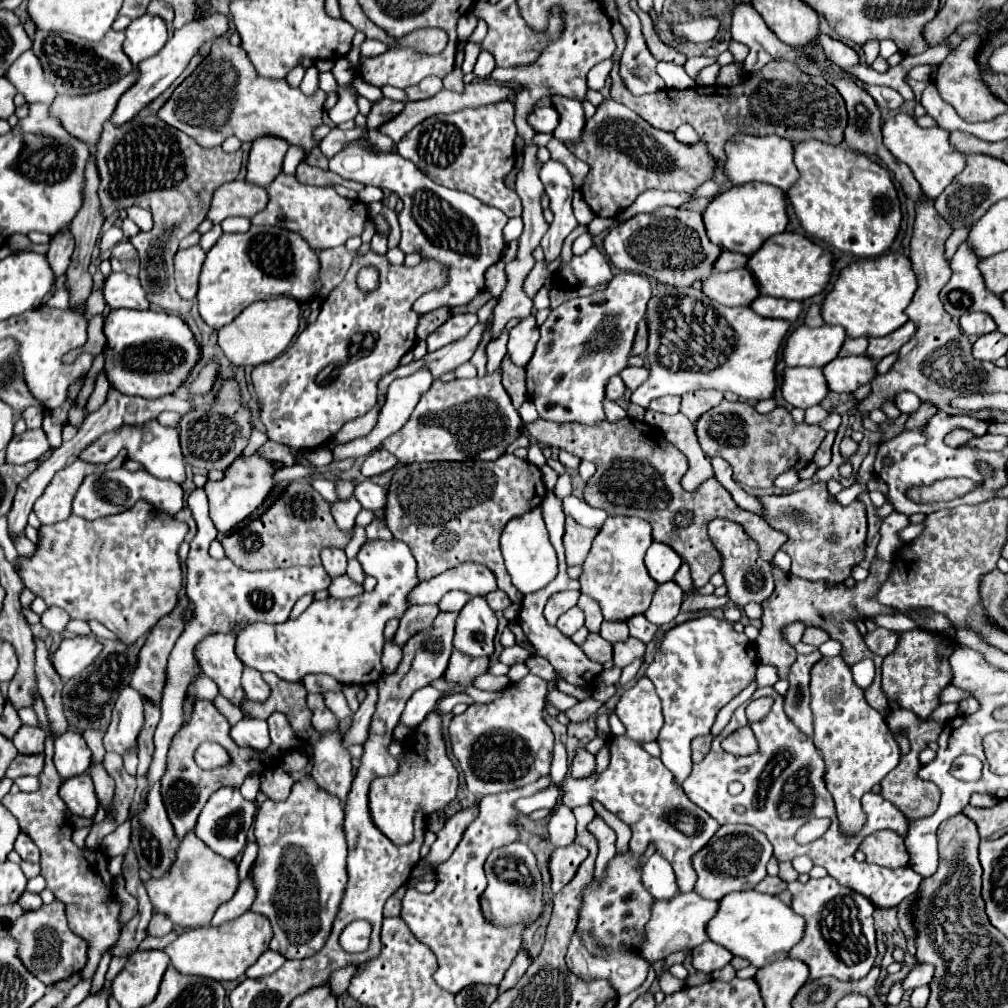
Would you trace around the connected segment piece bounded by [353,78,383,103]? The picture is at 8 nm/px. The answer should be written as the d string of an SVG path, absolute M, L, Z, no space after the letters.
M356 78L353 81L353 84L357 90L357 92L367 98L371 103L376 102L376 100L380 100L383 97L382 91L380 88L376 88L376 86L372 86L372 84L368 84L368 82L364 82L362 78Z

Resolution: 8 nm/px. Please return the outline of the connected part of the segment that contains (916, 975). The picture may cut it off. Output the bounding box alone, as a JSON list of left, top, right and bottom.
[902,964,934,990]

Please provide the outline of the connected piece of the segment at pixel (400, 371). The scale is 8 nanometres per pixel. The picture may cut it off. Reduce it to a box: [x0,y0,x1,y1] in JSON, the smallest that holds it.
[378,324,486,408]

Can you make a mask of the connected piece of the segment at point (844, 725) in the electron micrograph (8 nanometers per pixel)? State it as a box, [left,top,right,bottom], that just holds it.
[810,657,900,836]

